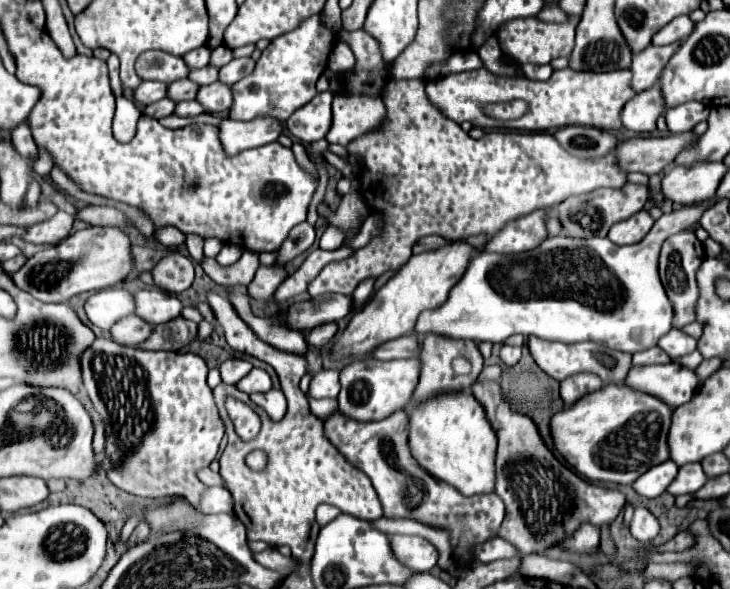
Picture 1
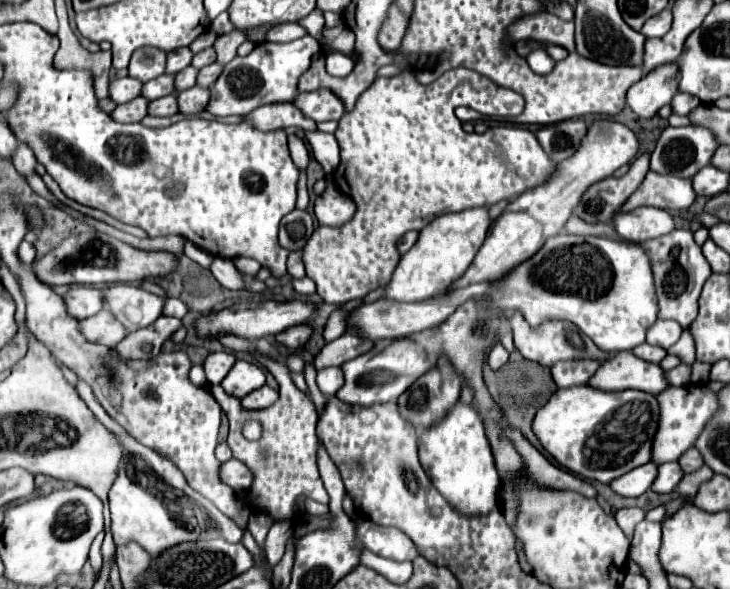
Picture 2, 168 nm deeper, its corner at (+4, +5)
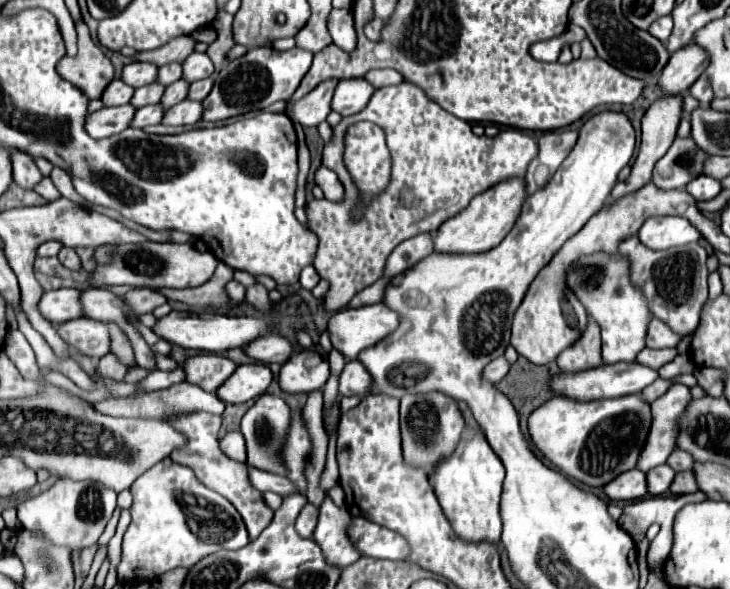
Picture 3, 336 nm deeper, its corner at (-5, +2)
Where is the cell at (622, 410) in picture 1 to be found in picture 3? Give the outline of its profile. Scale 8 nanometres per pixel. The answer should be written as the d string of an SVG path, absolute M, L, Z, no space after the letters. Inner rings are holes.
M639 394L591 402L555 396L539 406L535 414L531 414L529 434L537 448L563 474L587 486L605 486L619 474L637 468L651 422L651 404L645 402Z

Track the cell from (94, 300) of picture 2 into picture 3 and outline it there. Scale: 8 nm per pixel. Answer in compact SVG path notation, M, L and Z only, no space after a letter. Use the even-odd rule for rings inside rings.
M59 288L49 290L41 296L39 310L49 322L69 322L75 318L83 318L83 304L79 302L81 290L75 288Z

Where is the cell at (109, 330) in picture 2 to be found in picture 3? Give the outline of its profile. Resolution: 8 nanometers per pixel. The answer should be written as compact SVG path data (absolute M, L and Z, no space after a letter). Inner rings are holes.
M77 318L59 326L59 336L75 350L101 358L111 350L111 334L105 322L93 318Z

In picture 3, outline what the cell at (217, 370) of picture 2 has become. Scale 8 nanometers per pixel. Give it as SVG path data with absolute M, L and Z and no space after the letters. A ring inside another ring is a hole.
M203 354L185 362L187 382L203 386L203 390L215 392L237 368L237 364L221 354Z

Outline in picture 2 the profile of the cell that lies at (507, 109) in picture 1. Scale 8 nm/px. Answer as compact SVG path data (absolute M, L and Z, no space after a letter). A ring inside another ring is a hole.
M470 69L446 71L430 85L418 83L414 75L404 71L388 79L376 77L376 81L358 97L354 109L342 115L334 133L340 143L340 165L334 177L338 189L350 195L356 203L356 213L342 227L320 225L302 249L306 275L316 283L316 293L324 303L342 305L384 287L400 261L396 243L406 231L420 231L442 213L456 213L470 207L494 205L500 199L514 199L526 189L540 185L556 169L556 163L542 153L536 135L522 125L496 125L482 135L466 133L454 115L458 105L472 107L488 117L514 117L514 113L518 115L522 111L524 99Z

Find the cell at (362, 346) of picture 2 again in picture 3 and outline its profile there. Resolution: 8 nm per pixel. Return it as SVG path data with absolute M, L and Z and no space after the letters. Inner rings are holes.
M315 350L295 352L281 368L279 384L287 392L311 392L323 388L331 376L329 360L321 358Z

